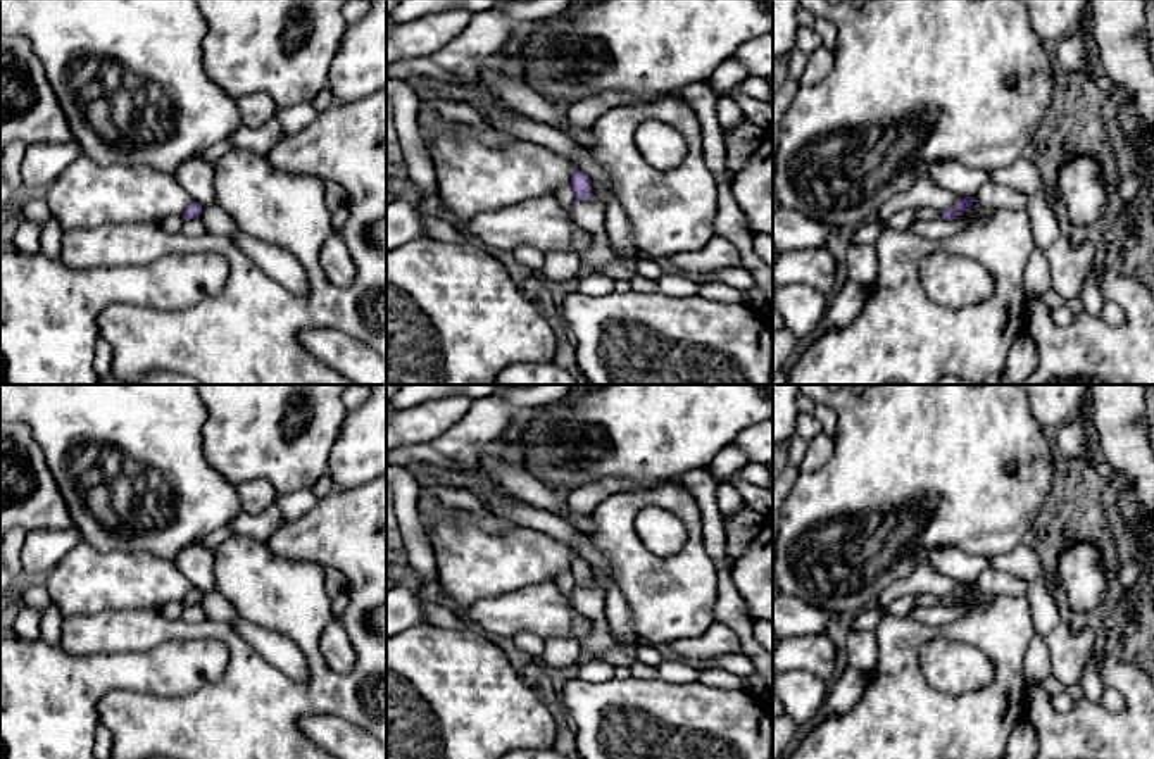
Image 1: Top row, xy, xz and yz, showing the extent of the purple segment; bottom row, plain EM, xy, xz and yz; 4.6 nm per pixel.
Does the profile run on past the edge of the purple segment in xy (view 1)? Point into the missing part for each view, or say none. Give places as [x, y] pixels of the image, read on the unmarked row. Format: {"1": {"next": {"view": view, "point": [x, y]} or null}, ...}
{"1": {"next": null}}

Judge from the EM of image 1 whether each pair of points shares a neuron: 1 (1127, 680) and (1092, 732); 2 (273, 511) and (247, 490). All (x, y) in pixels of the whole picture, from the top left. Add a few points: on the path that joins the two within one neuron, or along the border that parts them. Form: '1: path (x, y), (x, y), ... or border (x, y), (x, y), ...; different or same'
1: path (1130, 697), (1130, 709), (1110, 730); same
2: border (275, 501), (257, 513), (244, 513); different

